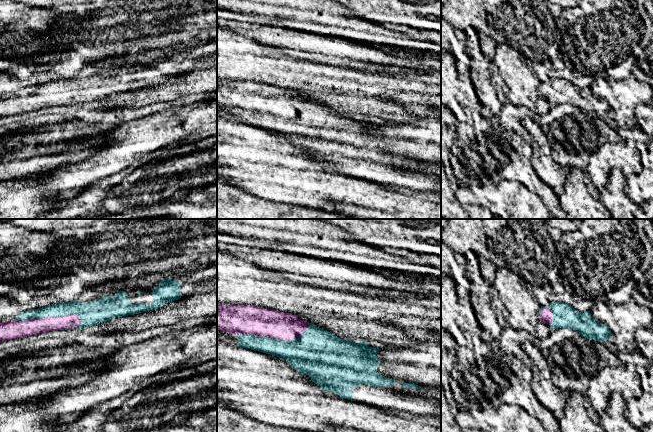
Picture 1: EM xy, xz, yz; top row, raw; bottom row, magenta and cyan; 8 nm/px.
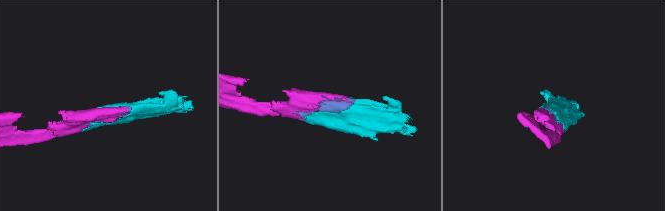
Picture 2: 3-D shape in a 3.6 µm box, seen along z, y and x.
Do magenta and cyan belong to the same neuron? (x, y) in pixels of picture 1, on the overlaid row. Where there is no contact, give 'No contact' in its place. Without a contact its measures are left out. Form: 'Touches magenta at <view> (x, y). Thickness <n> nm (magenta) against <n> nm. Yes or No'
Touches magenta at xy (48, 317). Thickness 140 nm (magenta) against 110 nm. Yes

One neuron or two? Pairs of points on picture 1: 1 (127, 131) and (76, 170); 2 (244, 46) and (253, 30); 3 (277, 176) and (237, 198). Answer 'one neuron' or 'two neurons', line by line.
1: one neuron
2: two neurons
3: two neurons

